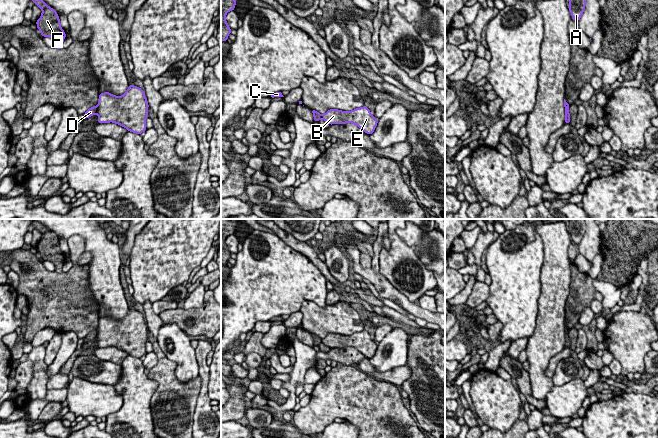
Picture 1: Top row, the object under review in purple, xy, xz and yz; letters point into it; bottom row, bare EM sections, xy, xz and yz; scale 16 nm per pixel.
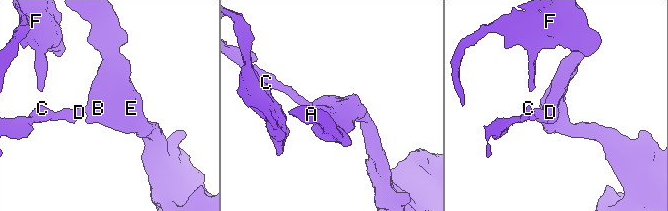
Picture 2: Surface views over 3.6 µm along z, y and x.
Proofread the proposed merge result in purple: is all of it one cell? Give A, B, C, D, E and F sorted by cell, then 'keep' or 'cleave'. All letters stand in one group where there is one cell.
A B E / C D F; cleave

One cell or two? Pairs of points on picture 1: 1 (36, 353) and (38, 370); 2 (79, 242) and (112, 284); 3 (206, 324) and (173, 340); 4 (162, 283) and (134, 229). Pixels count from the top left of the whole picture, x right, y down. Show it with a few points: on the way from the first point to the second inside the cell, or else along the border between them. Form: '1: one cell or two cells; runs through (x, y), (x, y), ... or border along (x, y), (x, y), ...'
1: one cell; runs through (37, 357), (38, 366)
2: two cells; border along (67, 239), (80, 235), (84, 251)
3: two cells; border along (165, 323), (175, 323), (187, 335)
4: two cells; border along (143, 229), (136, 235), (134, 245), (128, 256)

